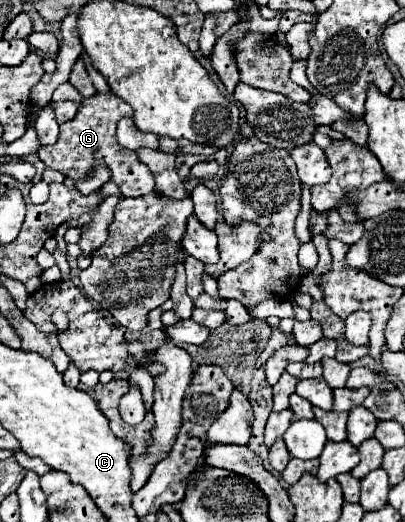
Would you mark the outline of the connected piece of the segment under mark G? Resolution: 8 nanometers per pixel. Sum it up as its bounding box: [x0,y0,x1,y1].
[37,93,155,197]

